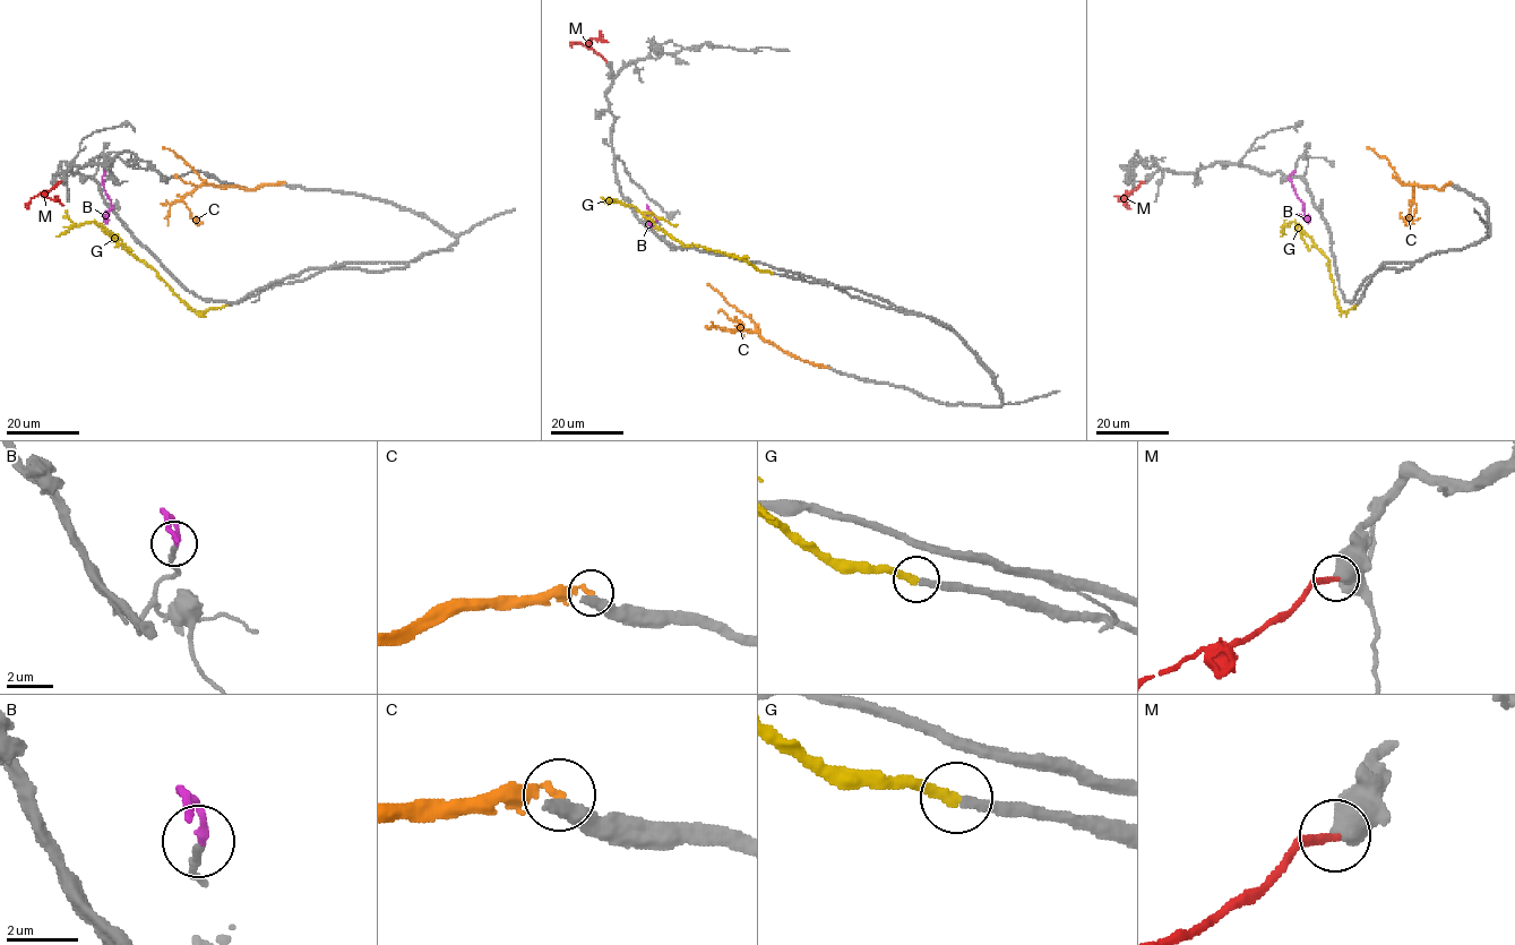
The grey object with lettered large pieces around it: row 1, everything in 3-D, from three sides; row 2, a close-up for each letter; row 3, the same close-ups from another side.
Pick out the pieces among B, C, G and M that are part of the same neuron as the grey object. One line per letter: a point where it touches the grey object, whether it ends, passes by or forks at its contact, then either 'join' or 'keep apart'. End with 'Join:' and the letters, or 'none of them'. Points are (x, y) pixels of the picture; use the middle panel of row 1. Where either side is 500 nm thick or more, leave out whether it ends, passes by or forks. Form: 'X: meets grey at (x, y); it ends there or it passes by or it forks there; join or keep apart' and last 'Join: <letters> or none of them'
B: meets grey at (648, 211); it ends there; join
C: meets grey at (828, 368); it ends there; keep apart
G: meets grey at (773, 273); it ends there; join
M: meets grey at (607, 61); join
Join: B, G, M

